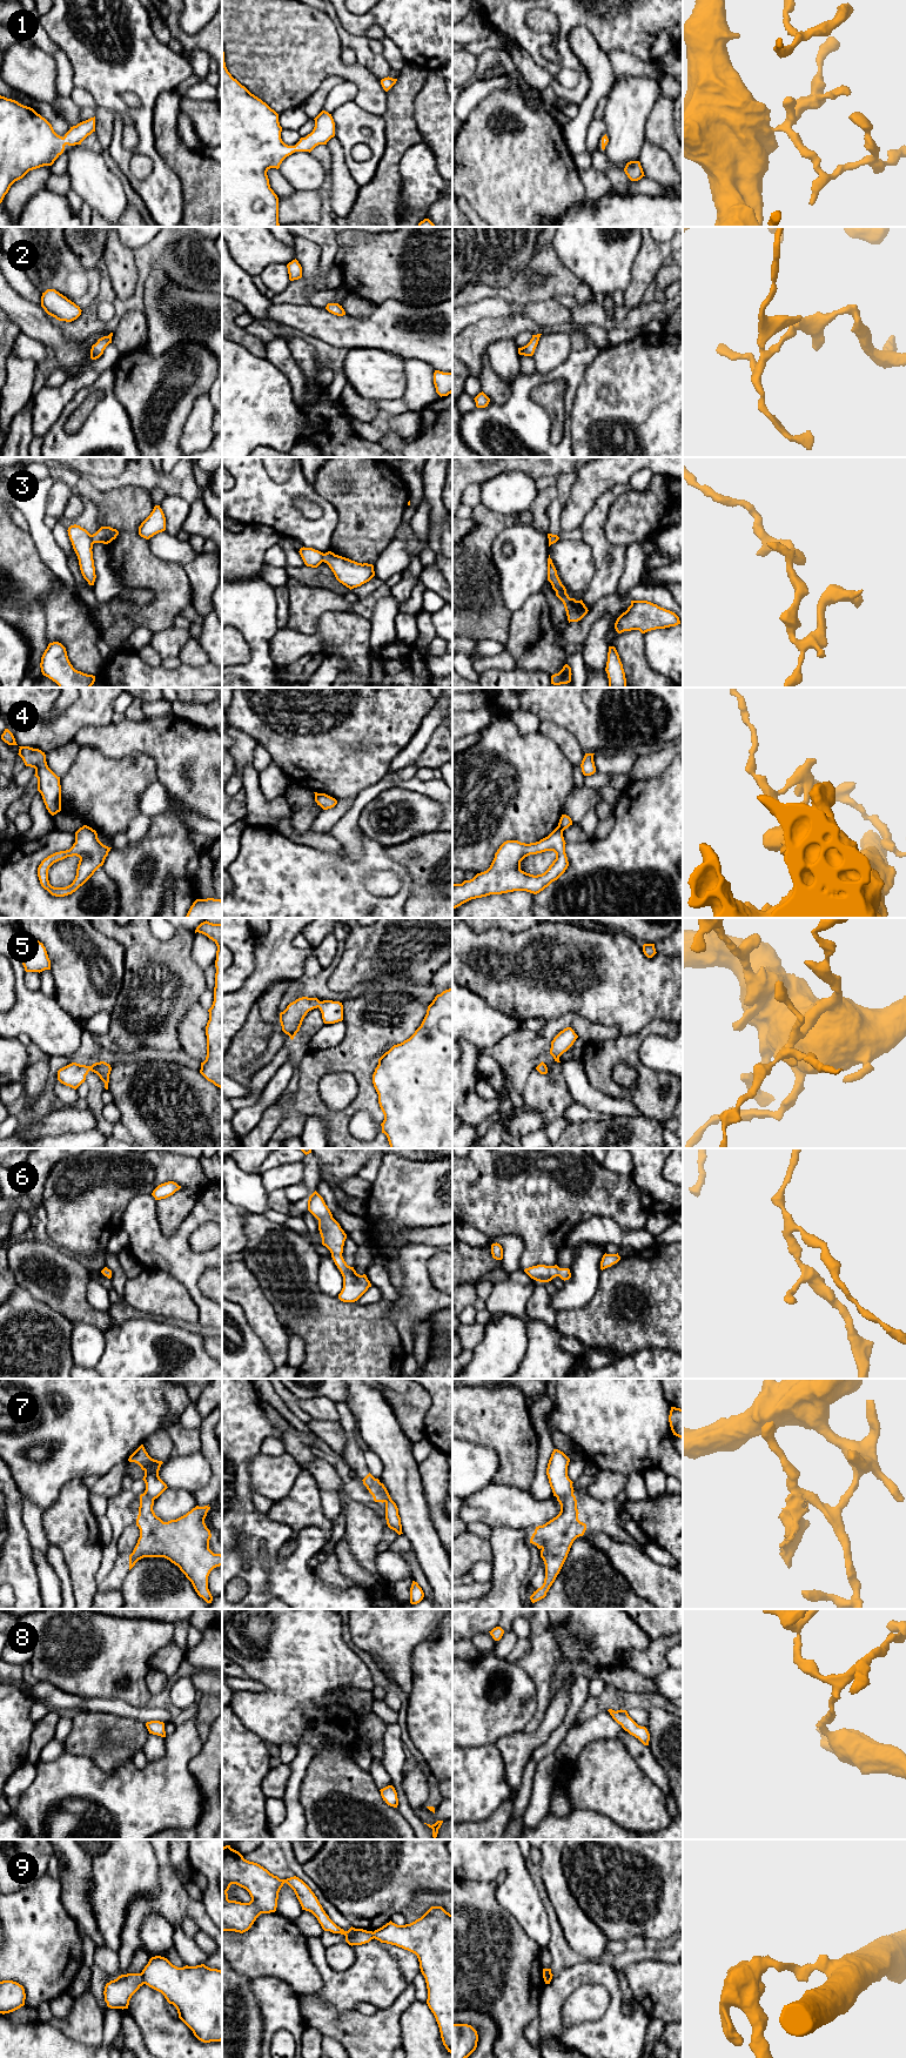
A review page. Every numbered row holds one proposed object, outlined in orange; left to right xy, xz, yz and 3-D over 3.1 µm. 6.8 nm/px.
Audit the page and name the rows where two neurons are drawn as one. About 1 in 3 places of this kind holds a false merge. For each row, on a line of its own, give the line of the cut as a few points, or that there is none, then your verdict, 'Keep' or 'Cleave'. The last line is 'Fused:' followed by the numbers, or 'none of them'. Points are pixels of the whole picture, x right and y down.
1: No split. Keep
2: No split. Keep
3: Split along xy (91, 535), (94, 542). Cleave
4: Split along yz (558, 825), (563, 830). Cleave
5: No split. Keep
6: No split. Keep
7: Split along xz (378, 1482), (378, 1489), (386, 1501). Cleave
8: No split. Keep
9: Split along xy (141, 1972), (145, 1983). Cleave
Fused: 3, 4, 7, 9

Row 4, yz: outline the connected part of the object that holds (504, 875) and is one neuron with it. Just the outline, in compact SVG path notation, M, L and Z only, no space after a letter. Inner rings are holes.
M559 826L536 843L504 842L486 871L477 873L472 879L464 880L462 884L452 884L452 910L471 899L490 894L514 891L539 893L568 869L565 844L563 830ZM545 851L553 851L556 859L544 873L533 876L521 870L521 862L525 857Z

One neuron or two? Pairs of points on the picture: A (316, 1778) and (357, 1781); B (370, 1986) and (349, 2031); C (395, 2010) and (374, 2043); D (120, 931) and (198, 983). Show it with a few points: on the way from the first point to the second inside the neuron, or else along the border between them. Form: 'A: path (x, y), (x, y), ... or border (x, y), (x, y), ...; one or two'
A: path (327, 1778), (333, 1782), (347, 1782); one
B: border (328, 2003), (340, 2012), (355, 2010); two
C: path (389, 2018), (378, 2035); one
D: path (139, 946), (153, 960), (165, 962), (179, 973); one

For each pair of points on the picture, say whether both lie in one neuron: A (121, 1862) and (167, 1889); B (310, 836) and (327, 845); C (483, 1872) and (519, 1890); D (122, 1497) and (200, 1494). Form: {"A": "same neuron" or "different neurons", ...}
{"A": "different neurons", "B": "same neuron", "C": "same neuron", "D": "different neurons"}

